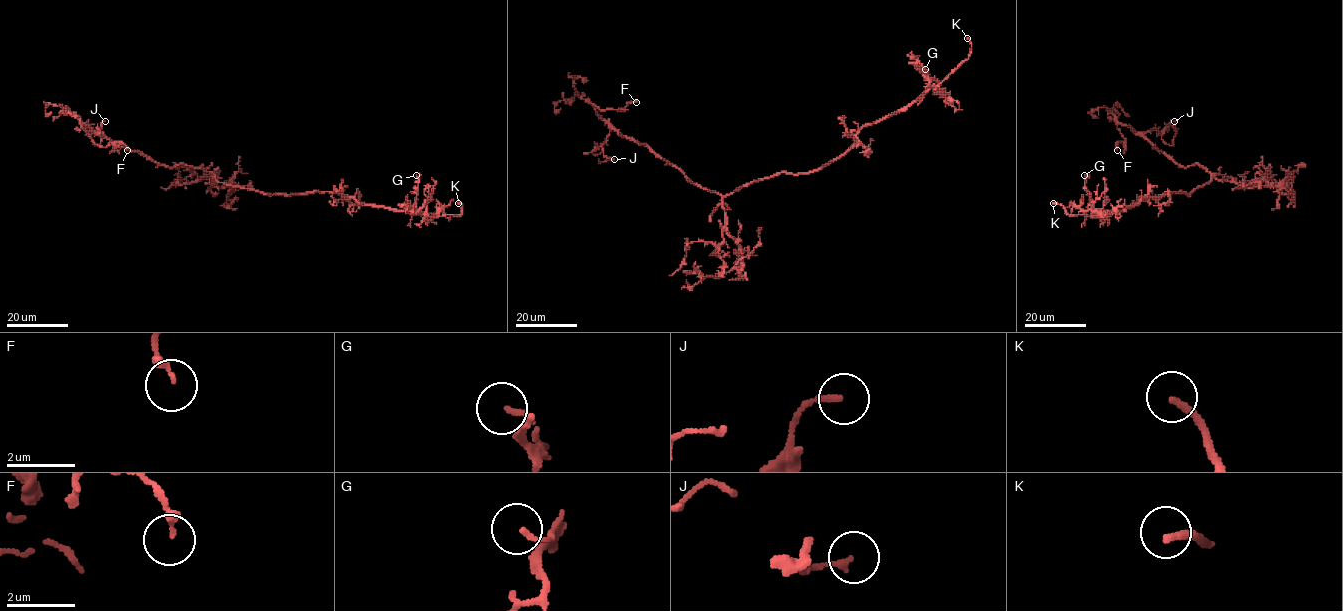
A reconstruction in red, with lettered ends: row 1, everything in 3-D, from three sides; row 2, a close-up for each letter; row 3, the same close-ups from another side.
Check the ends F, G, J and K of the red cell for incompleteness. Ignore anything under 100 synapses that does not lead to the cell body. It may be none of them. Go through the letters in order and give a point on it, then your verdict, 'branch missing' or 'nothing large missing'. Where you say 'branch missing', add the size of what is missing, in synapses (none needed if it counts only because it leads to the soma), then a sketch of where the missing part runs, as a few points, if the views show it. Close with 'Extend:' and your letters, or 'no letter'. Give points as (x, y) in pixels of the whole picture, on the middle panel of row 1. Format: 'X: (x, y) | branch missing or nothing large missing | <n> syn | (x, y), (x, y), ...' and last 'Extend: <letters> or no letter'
F: (636, 102) | nothing large missing
G: (925, 69) | nothing large missing
J: (614, 159) | nothing large missing
K: (967, 38) | branch missing
Extend: K

